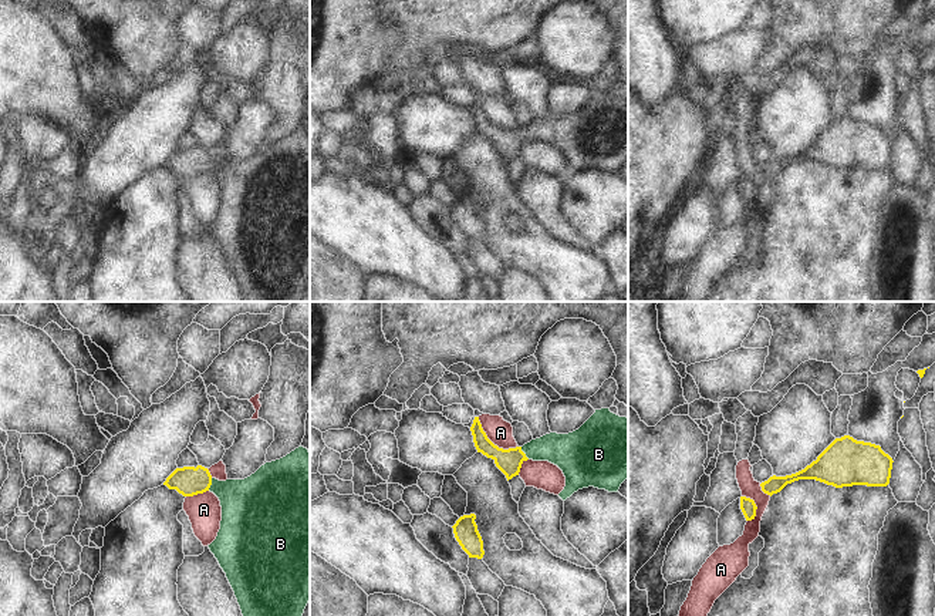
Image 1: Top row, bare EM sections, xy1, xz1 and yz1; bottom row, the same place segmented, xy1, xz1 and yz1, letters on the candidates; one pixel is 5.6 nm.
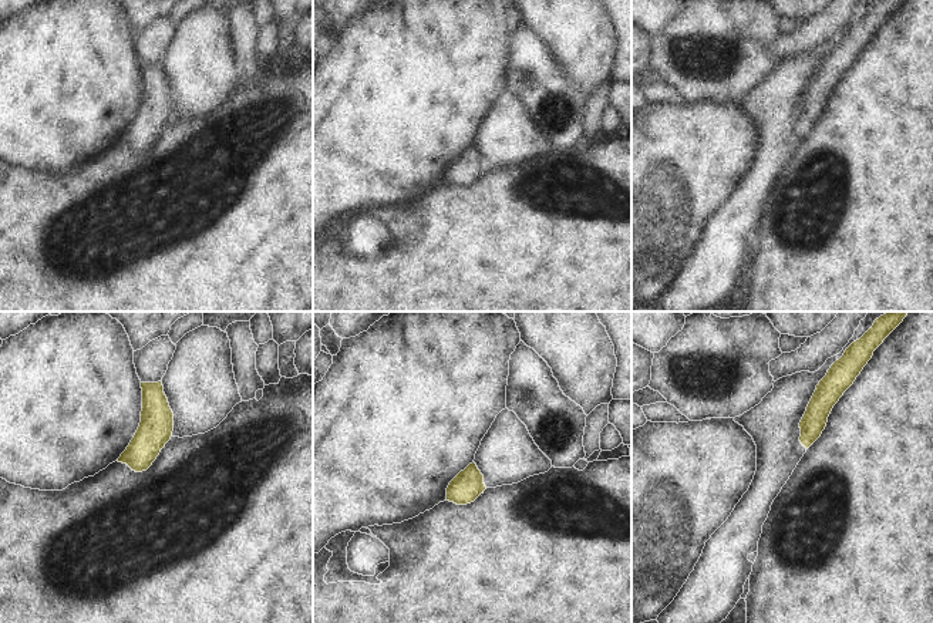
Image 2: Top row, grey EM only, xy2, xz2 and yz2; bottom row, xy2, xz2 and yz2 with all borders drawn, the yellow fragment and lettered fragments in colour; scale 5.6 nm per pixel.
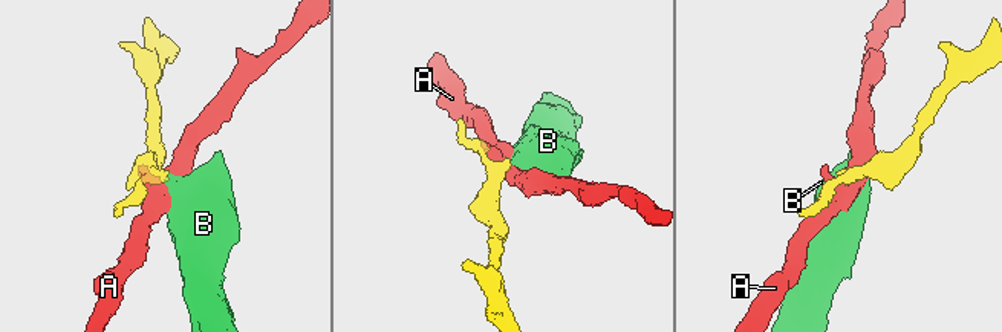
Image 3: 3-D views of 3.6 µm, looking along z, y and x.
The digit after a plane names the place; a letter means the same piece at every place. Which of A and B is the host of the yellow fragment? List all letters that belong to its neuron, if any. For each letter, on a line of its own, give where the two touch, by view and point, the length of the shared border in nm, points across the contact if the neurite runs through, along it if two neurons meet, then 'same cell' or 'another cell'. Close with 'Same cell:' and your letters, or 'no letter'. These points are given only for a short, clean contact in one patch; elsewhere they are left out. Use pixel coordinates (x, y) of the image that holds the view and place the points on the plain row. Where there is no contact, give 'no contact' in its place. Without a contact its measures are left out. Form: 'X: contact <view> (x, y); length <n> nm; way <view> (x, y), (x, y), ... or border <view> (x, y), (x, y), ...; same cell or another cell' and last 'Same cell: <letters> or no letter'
A: contact xz1 (492, 124); length 280 nm; another cell
B: contact xy1 (211, 165); length 80 nm; way xy1 (189, 162), (211, 165), (233, 175), (249, 187); same cell
Same cell: B

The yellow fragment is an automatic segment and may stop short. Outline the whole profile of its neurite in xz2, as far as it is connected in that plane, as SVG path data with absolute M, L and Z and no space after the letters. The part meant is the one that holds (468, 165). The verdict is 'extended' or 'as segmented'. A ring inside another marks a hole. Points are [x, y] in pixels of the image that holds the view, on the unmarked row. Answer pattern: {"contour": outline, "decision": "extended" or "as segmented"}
{"contour": "M472 144L449 164L447 182L457 186L466 186L474 183L485 171L484 156L476 145Z", "decision": "as segmented"}

